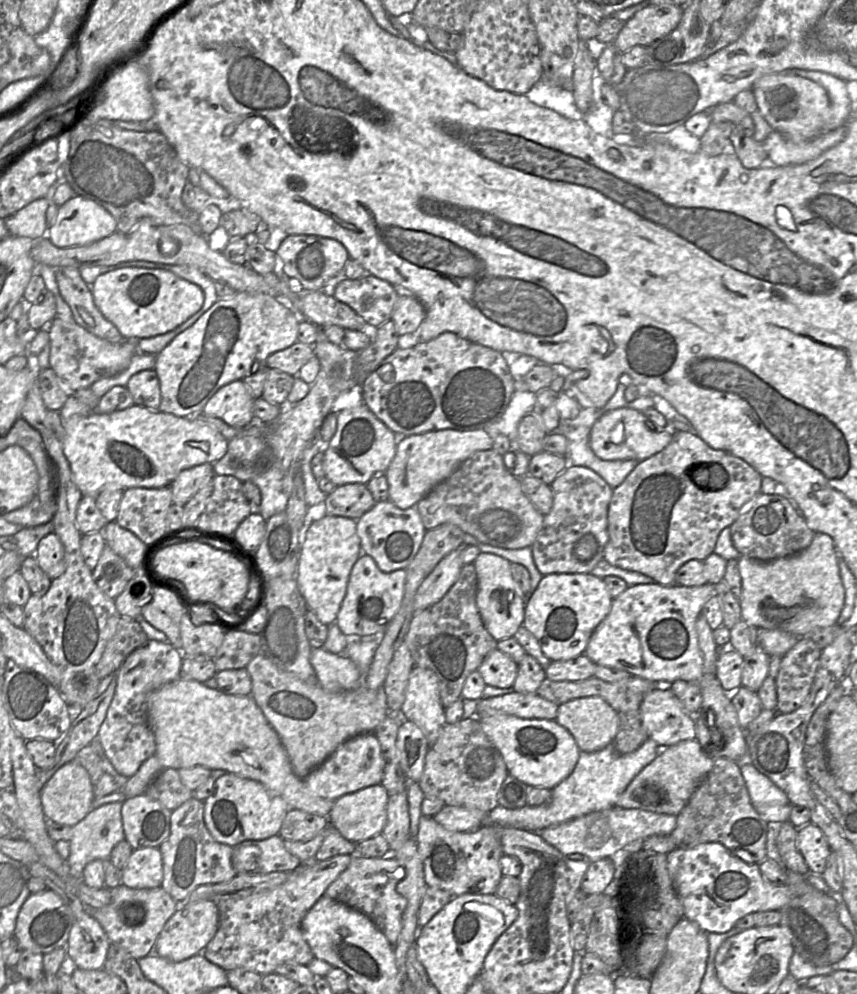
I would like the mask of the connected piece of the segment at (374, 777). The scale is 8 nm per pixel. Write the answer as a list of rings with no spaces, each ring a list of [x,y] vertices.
[[[363,733],[341,744],[320,766],[304,780],[315,795],[335,801],[343,795],[382,783],[385,758],[375,733]]]

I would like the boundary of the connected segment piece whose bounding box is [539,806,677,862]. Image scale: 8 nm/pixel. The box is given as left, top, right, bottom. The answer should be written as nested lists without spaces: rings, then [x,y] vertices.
[[[614,806],[591,812],[576,819],[549,826],[539,832],[540,836],[564,856],[572,853],[584,855],[590,862],[610,858],[625,846],[644,841],[651,836],[670,835],[675,829],[677,816],[655,813],[642,809],[625,809]]]

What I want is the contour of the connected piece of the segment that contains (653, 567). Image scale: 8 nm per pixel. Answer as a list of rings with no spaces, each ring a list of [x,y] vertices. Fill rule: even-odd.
[[[675,431],[671,442],[660,452],[642,460],[630,472],[625,480],[613,489],[608,506],[608,541],[604,548],[603,559],[609,564],[628,571],[635,571],[652,578],[655,583],[669,586],[675,584],[677,570],[689,560],[706,559],[714,553],[714,547],[722,529],[730,527],[737,517],[746,509],[753,498],[761,492],[762,476],[746,461],[726,451],[710,447],[696,433]]]

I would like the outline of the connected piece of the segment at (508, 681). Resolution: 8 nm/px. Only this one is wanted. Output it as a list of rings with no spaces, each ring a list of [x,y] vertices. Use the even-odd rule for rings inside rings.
[[[499,649],[490,651],[477,669],[486,685],[512,688],[518,673],[518,664]]]

